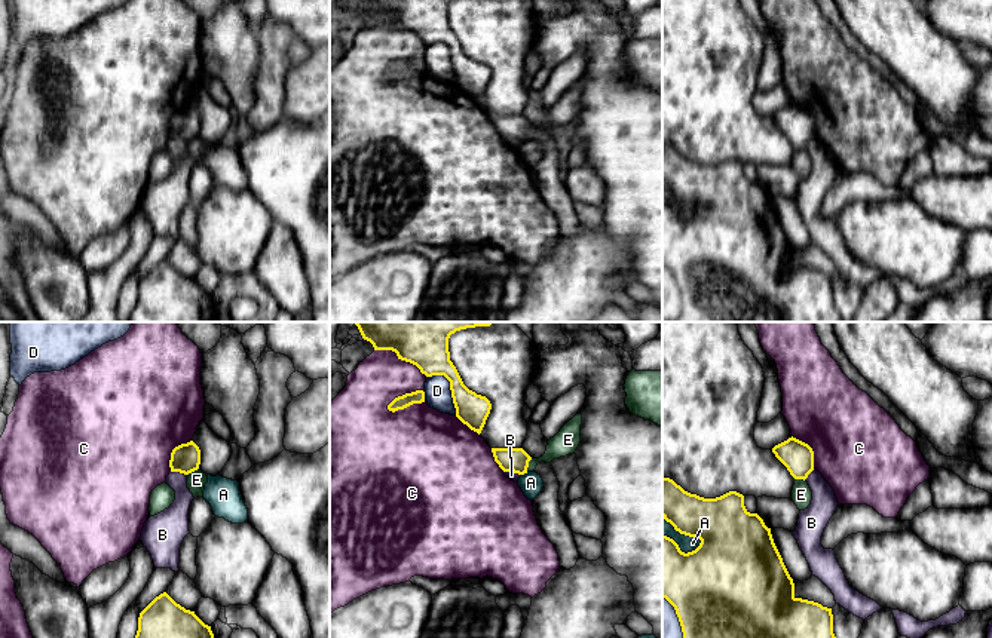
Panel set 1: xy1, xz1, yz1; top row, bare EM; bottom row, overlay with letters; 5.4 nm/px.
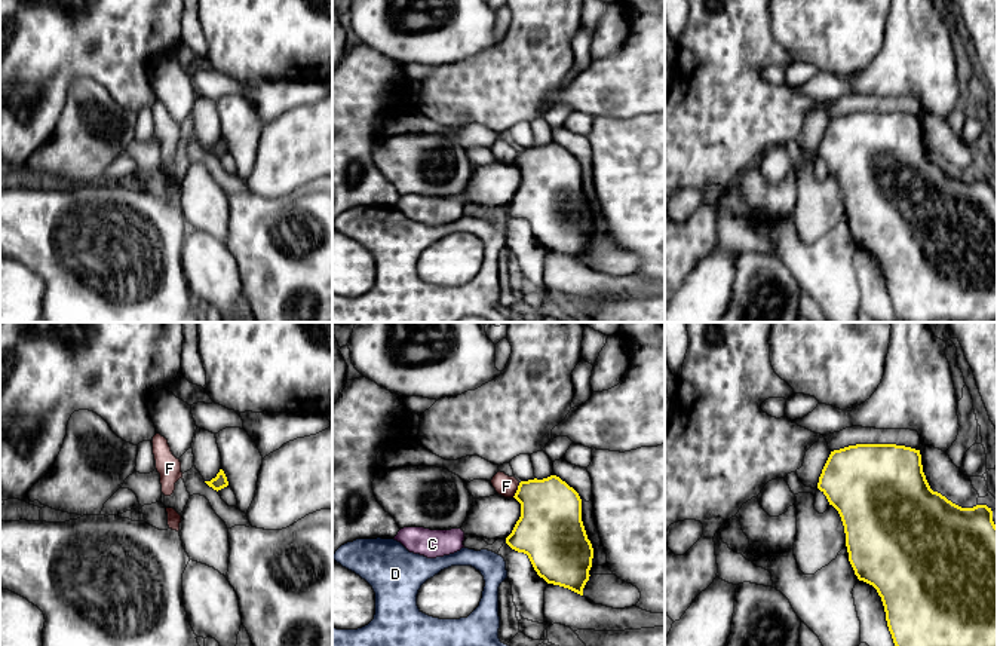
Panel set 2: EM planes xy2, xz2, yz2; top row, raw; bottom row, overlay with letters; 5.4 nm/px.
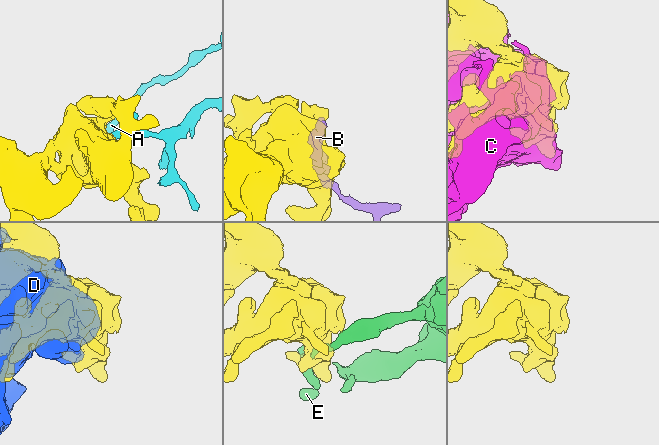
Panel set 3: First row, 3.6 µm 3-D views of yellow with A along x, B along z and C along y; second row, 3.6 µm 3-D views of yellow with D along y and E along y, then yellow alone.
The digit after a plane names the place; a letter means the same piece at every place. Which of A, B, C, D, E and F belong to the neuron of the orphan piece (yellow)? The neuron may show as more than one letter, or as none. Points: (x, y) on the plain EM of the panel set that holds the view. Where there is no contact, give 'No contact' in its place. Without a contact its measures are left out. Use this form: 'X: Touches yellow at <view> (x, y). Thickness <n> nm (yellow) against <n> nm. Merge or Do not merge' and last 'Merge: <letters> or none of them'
A: Touches yellow at yz1 (683, 201). Thickness 320 nm (yellow) against 90 nm. Do not merge
B: Touches yellow at xy1 (180, 140). Thickness 160 nm (yellow) against 140 nm. Do not merge
C: Touches yellow at xz1 (403, 63). Thickness 70 nm (yellow) against 360 nm. Do not merge
D: Touches yellow at xz1 (450, 54). Thickness 200 nm (yellow) against 140 nm. Do not merge
E: Touches yellow at xz1 (527, 132). Thickness 130 nm (yellow) against 140 nm. Do not merge
F: Touches yellow at xz2 (517, 158). Thickness 340 nm (yellow) against 120 nm. Do not merge
Merge: none of them

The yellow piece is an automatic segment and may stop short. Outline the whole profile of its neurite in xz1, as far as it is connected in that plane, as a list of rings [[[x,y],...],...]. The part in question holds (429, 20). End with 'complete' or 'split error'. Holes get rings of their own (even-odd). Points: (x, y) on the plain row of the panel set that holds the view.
[[[361,0],[374,18],[392,18],[398,27],[416,33],[426,45],[444,43],[450,49],[456,85],[481,101],[492,71],[469,58],[450,28],[448,6],[454,0]]] | complete

